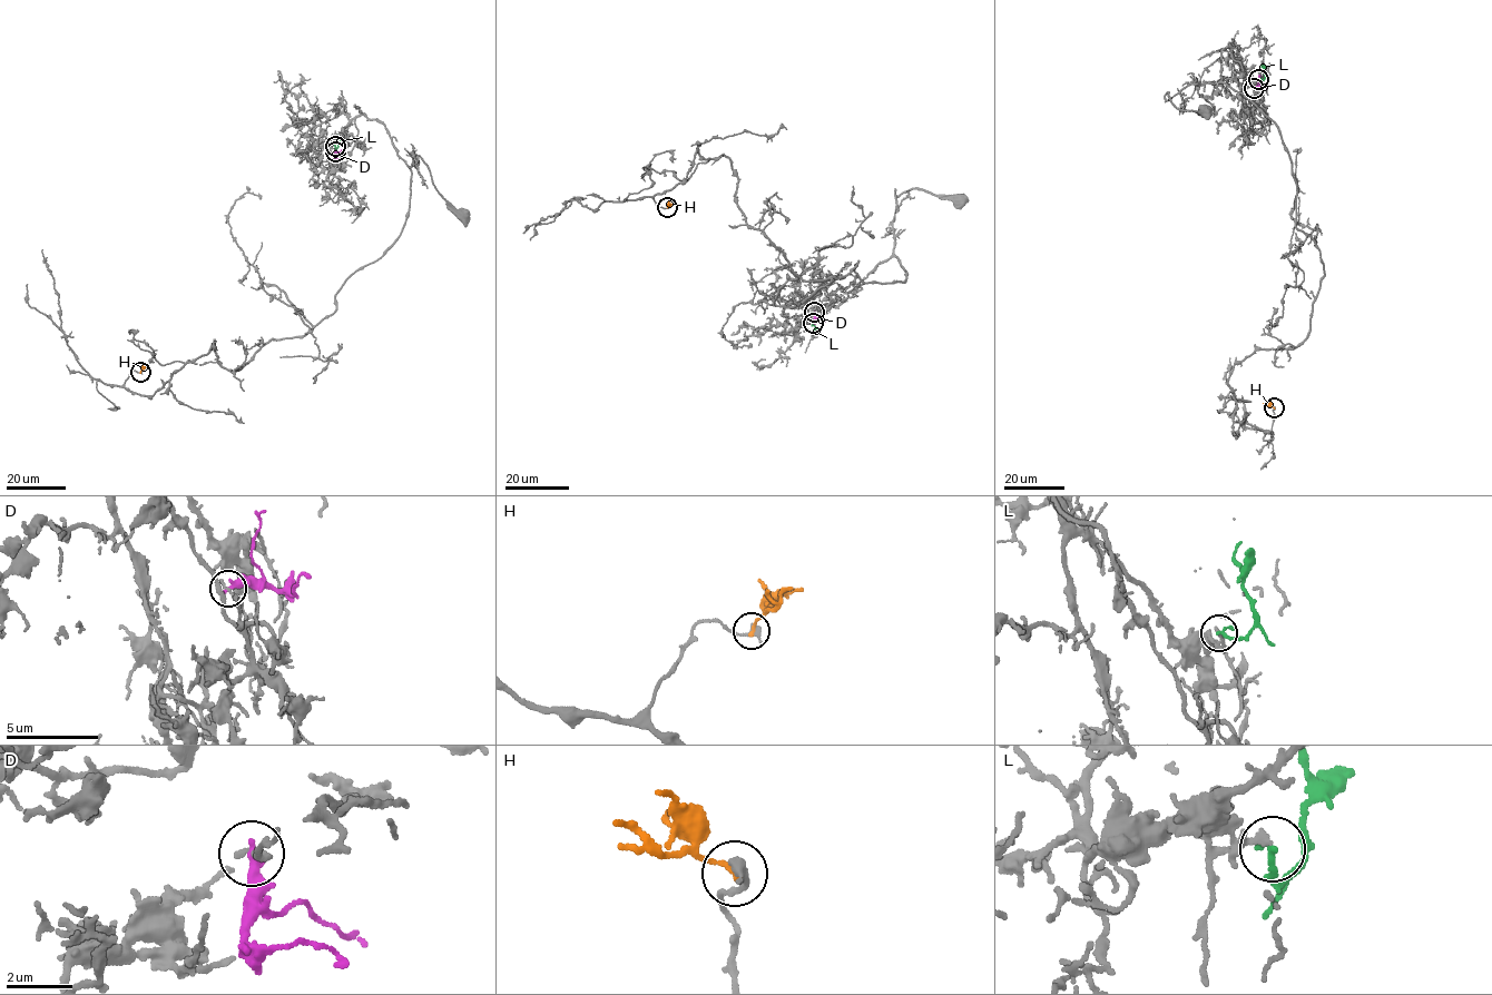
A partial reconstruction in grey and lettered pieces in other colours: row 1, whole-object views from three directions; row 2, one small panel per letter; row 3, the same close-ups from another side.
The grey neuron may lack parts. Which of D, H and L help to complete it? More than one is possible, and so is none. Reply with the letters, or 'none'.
L

